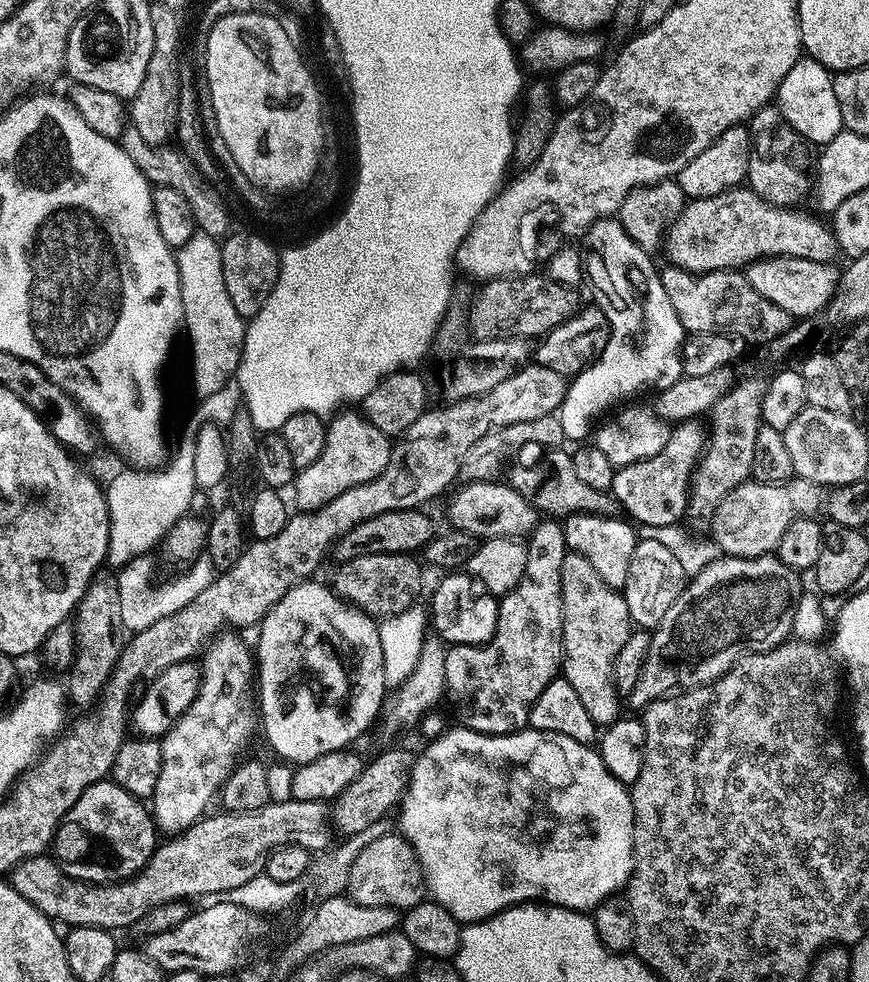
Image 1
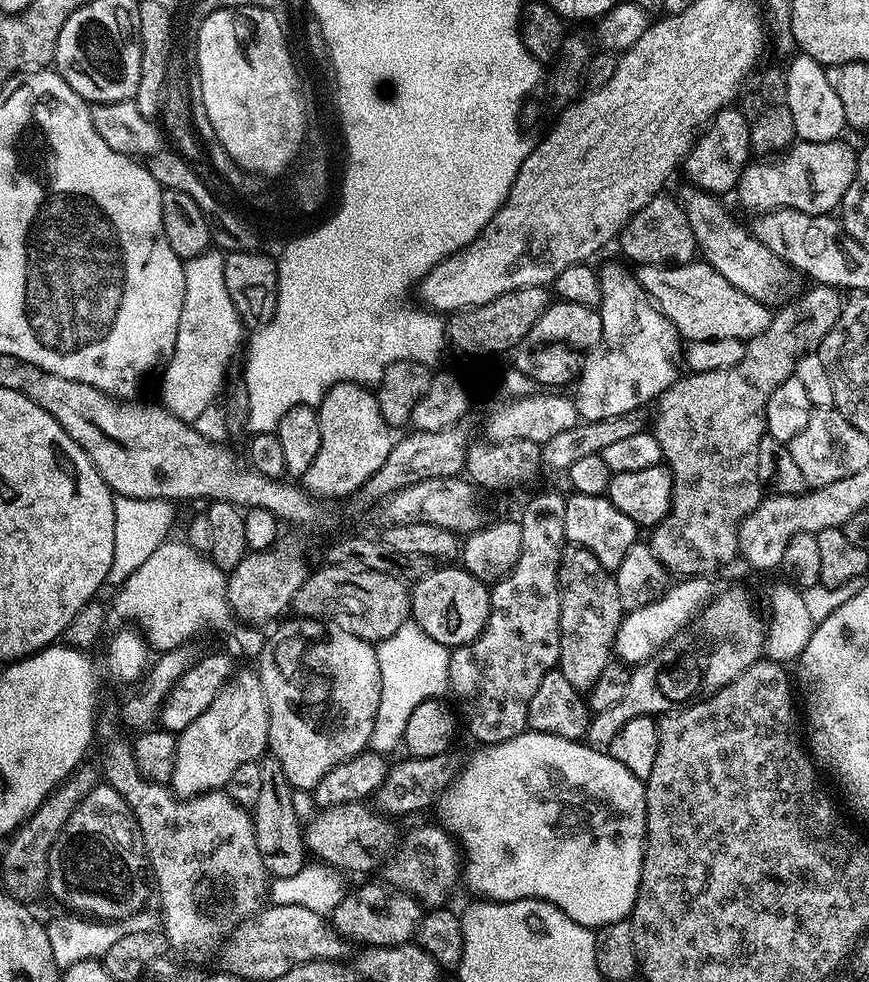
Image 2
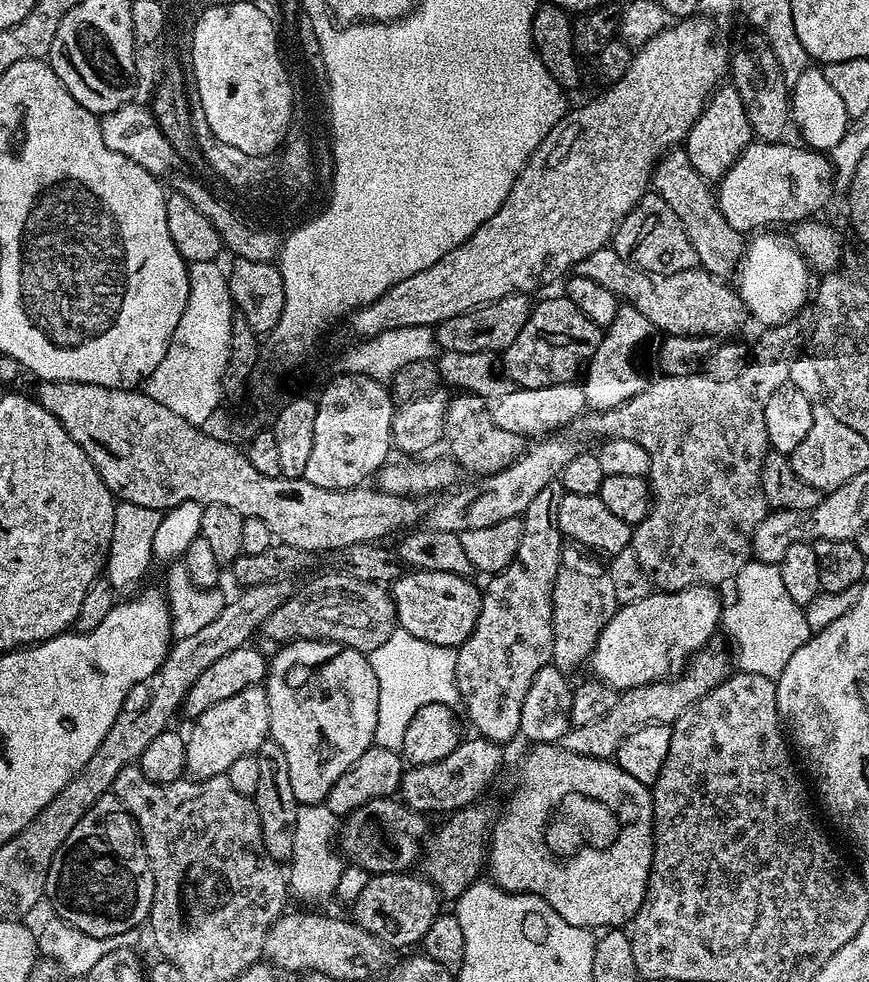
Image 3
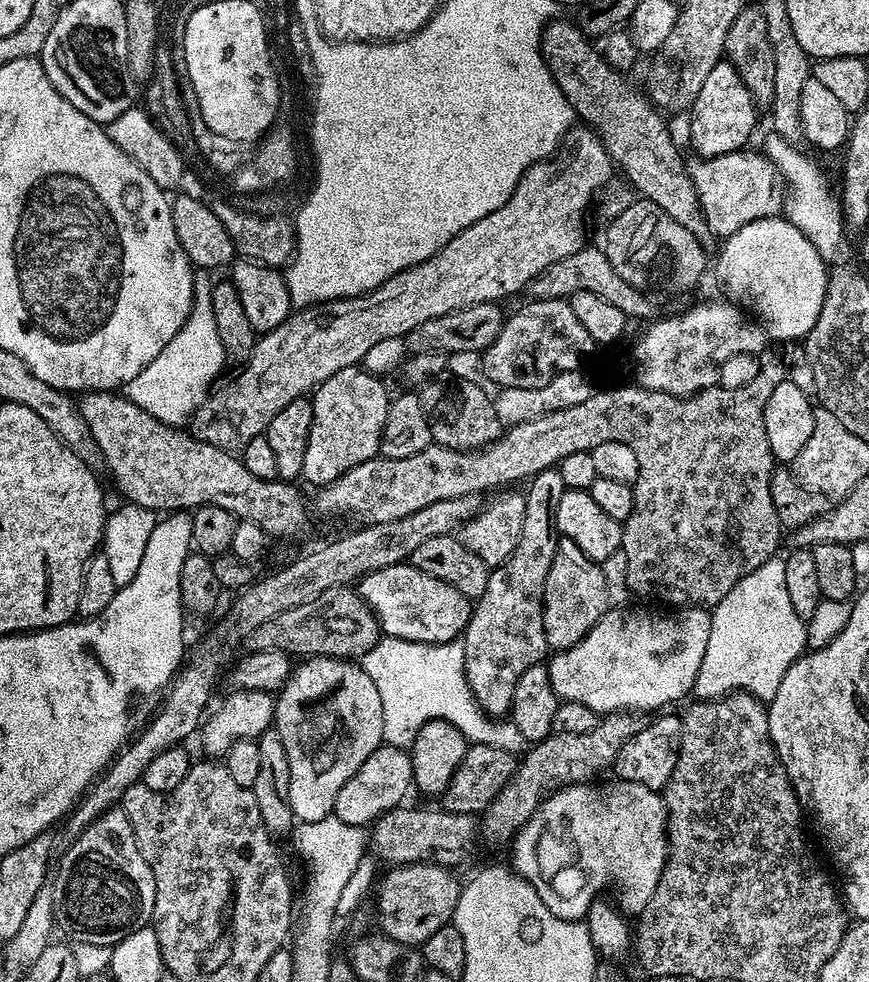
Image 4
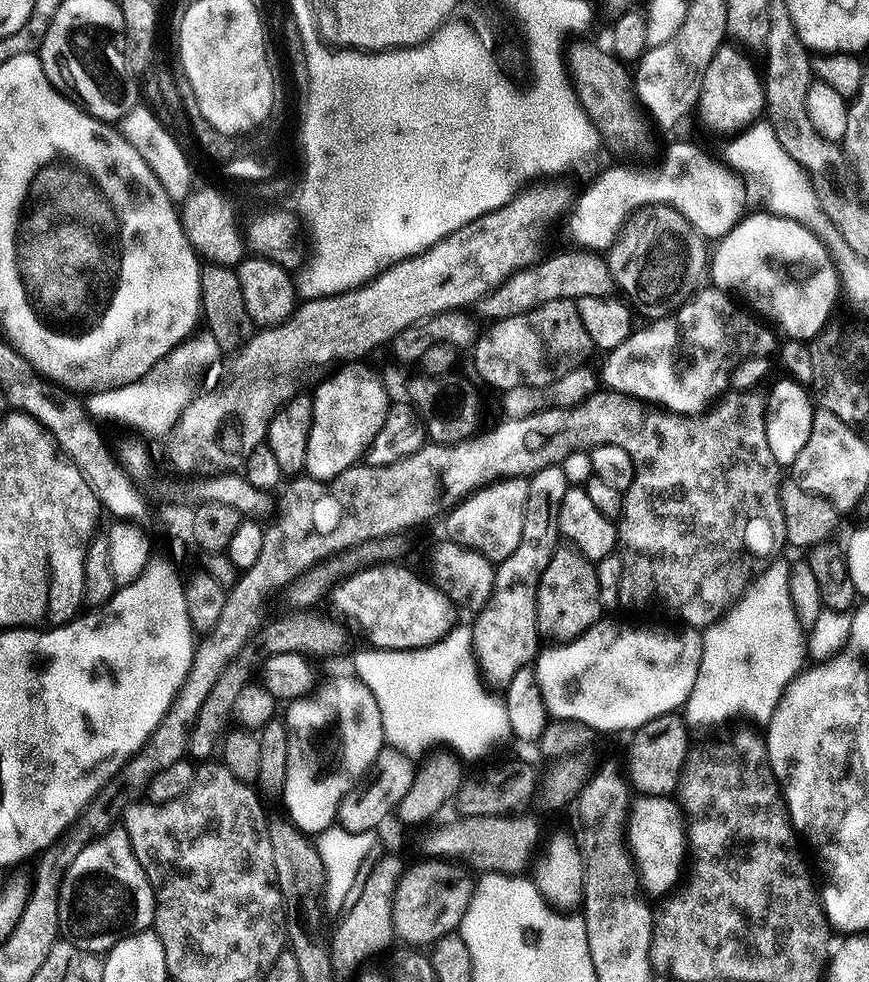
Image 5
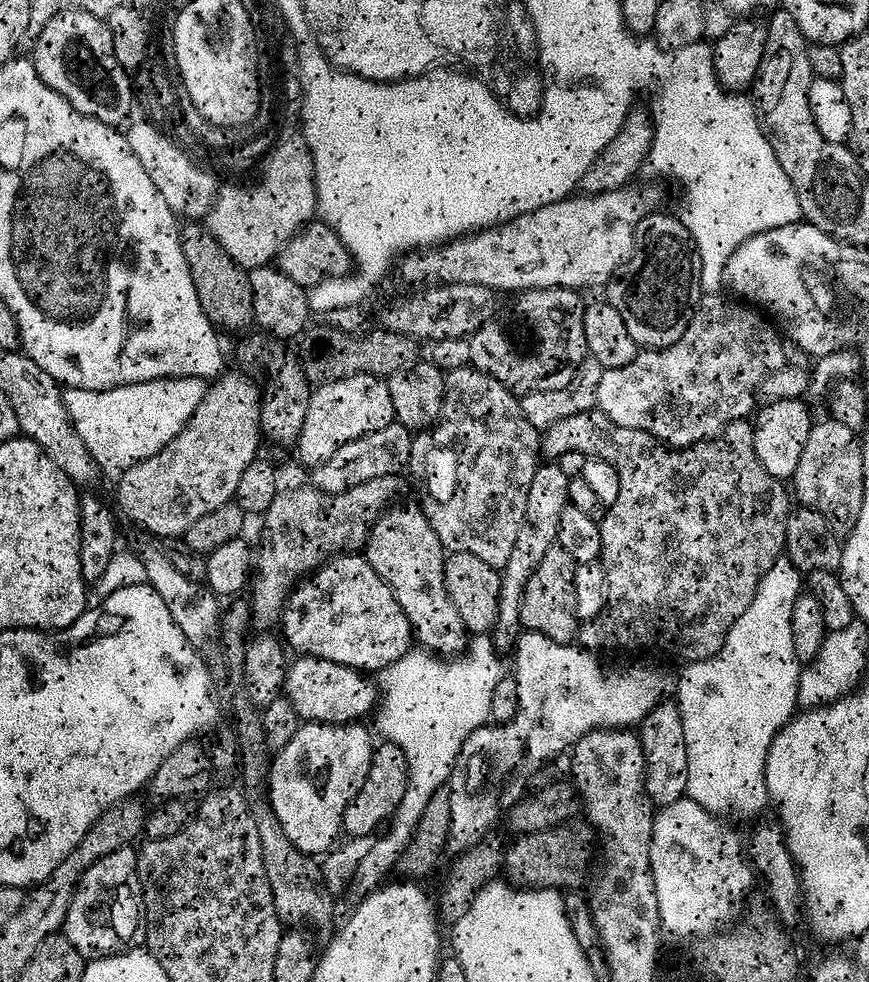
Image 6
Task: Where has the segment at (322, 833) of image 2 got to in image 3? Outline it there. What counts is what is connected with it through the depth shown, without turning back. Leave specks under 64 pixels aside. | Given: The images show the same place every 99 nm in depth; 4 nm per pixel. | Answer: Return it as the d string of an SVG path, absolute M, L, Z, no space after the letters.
M396 798L366 802L343 821L338 832L338 848L355 867L365 868L369 874L403 872L419 861L430 827L425 813L415 812Z

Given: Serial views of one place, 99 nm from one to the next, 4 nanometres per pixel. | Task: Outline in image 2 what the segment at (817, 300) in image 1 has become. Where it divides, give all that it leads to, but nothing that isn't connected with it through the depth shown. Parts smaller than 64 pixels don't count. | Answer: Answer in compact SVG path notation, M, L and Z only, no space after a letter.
M684 186L684 189L678 192L678 199L680 205L684 207L686 218L690 222L690 230L696 239L696 246L703 263L718 270L718 274L722 274L722 278L726 278L726 282L730 282L730 286L738 286L738 290L742 290L742 294L750 294L750 298L754 298L758 302L769 306L780 306L793 299L794 293L792 291L799 286L801 280L796 269L785 264L782 258L778 258L778 254L774 254L774 250L770 250L763 242L756 239L745 225L743 228L716 201L719 199L713 193L703 192L702 189L695 186Z

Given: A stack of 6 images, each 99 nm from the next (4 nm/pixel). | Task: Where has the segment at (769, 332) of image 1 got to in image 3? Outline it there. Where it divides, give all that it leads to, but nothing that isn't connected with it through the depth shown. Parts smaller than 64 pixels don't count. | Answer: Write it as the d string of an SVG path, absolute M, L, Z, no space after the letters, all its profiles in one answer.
M605 246L582 258L574 272L577 276L598 282L598 286L606 286L606 290L613 292L621 301L638 309L652 323L653 329L660 331L661 328L661 333L670 336L728 338L746 321L746 309L735 287L728 285L727 288L723 279L711 276L699 266L678 274L654 276L621 258L615 248Z

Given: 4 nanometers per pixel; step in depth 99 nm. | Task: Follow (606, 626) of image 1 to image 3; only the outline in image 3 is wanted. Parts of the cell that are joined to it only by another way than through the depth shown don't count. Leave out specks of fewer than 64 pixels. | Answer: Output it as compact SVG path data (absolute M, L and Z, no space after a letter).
M565 547L560 554L560 565L552 591L554 650L551 667L565 674L572 674L575 668L580 668L583 664L585 667L591 661L592 651L596 649L602 630L608 625L610 618L614 618L617 607L614 582L610 582L607 567L599 559L585 554L579 547Z

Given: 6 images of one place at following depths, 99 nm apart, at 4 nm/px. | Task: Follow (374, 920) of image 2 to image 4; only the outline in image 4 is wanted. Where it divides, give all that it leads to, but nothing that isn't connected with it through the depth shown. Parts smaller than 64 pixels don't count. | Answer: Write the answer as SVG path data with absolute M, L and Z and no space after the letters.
M431 862L392 866L387 871L374 892L379 931L403 944L422 946L434 930L442 930L455 917L461 881L456 881L447 867Z

